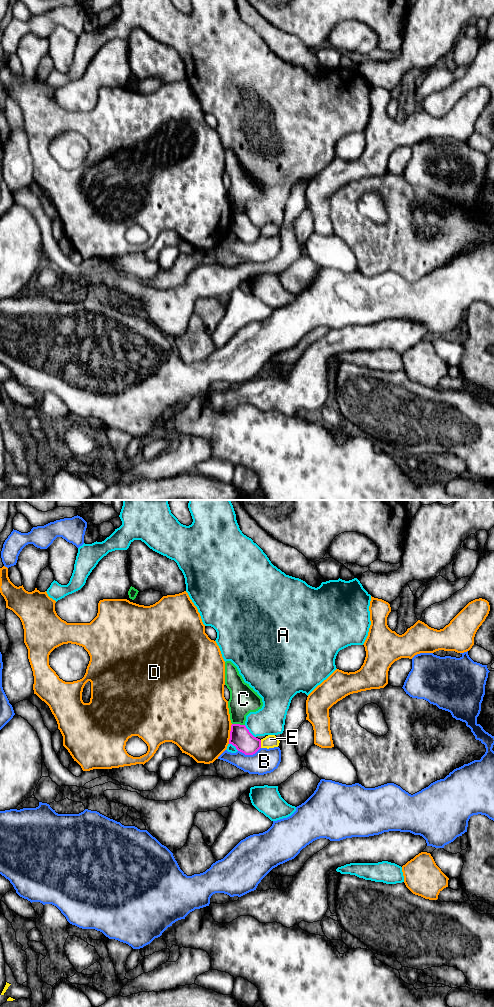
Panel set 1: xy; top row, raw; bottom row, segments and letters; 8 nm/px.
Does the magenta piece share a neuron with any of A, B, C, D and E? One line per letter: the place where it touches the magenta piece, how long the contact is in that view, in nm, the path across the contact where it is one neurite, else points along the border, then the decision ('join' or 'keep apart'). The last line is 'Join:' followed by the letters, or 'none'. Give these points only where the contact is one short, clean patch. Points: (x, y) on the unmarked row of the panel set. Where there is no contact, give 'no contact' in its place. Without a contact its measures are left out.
A: meets magenta in xy at (248, 219); contact 140 nm long; keep apart
B: meets magenta in xy at (249, 242); contact 190 nm long; keep apart
C: meets magenta in xy at (238, 212); contact 110 nm long; border along xy (232, 211), (244, 213); keep apart
D: meets magenta in xy at (230, 222); contact 160 nm long; keep apart
E: meets magenta in xy at (260, 232); contact 60 nm long; keep apart
Join: none

